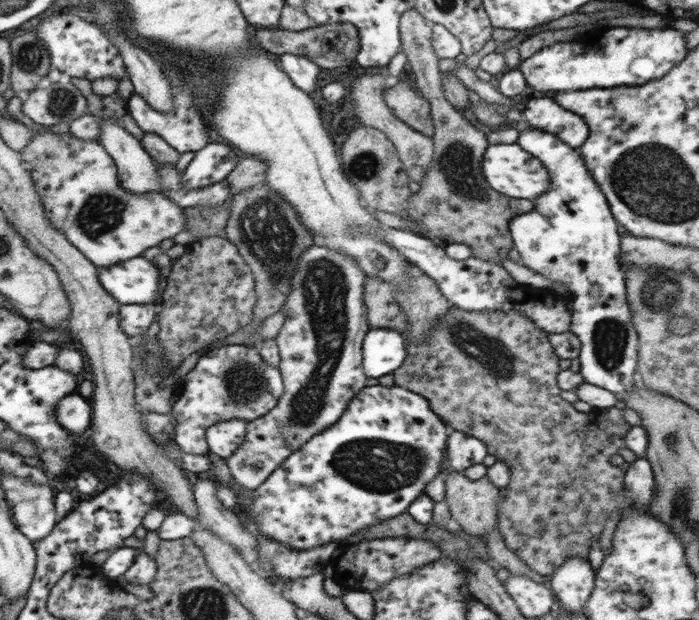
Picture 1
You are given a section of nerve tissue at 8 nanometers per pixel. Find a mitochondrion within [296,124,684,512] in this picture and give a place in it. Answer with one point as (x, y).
(377, 465)

